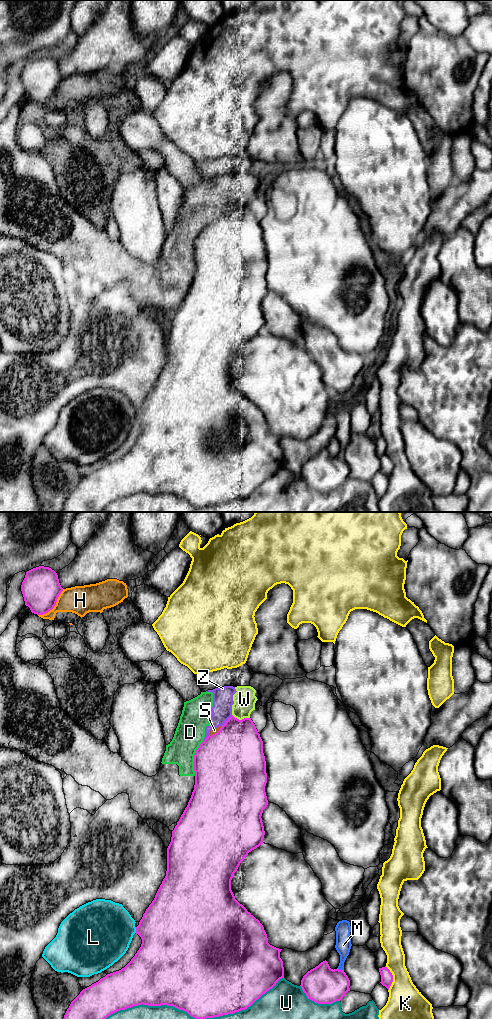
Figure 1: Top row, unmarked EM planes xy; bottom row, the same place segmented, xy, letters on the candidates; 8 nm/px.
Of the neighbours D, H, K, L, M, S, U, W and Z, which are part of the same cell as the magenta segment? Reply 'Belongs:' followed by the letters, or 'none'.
Belongs: none

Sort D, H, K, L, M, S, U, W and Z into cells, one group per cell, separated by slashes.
D S W Z / H / K / L / M / U

